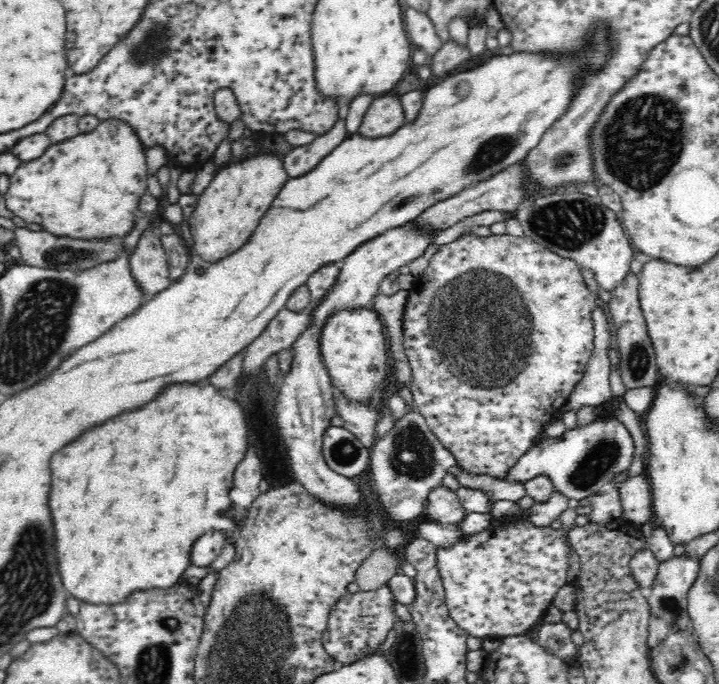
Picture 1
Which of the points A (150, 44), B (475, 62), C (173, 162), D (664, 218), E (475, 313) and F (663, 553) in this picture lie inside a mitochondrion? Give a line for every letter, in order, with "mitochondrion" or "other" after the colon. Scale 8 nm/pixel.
A: mitochondrion
B: other
C: other
D: other
E: mitochondrion
F: other

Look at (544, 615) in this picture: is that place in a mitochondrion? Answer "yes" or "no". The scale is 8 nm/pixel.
no

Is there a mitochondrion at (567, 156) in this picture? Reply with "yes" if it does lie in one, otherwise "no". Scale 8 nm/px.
yes

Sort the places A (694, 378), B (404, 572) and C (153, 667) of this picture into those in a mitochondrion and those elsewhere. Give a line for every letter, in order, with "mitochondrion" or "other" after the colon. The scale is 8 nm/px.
A: other
B: other
C: mitochondrion

